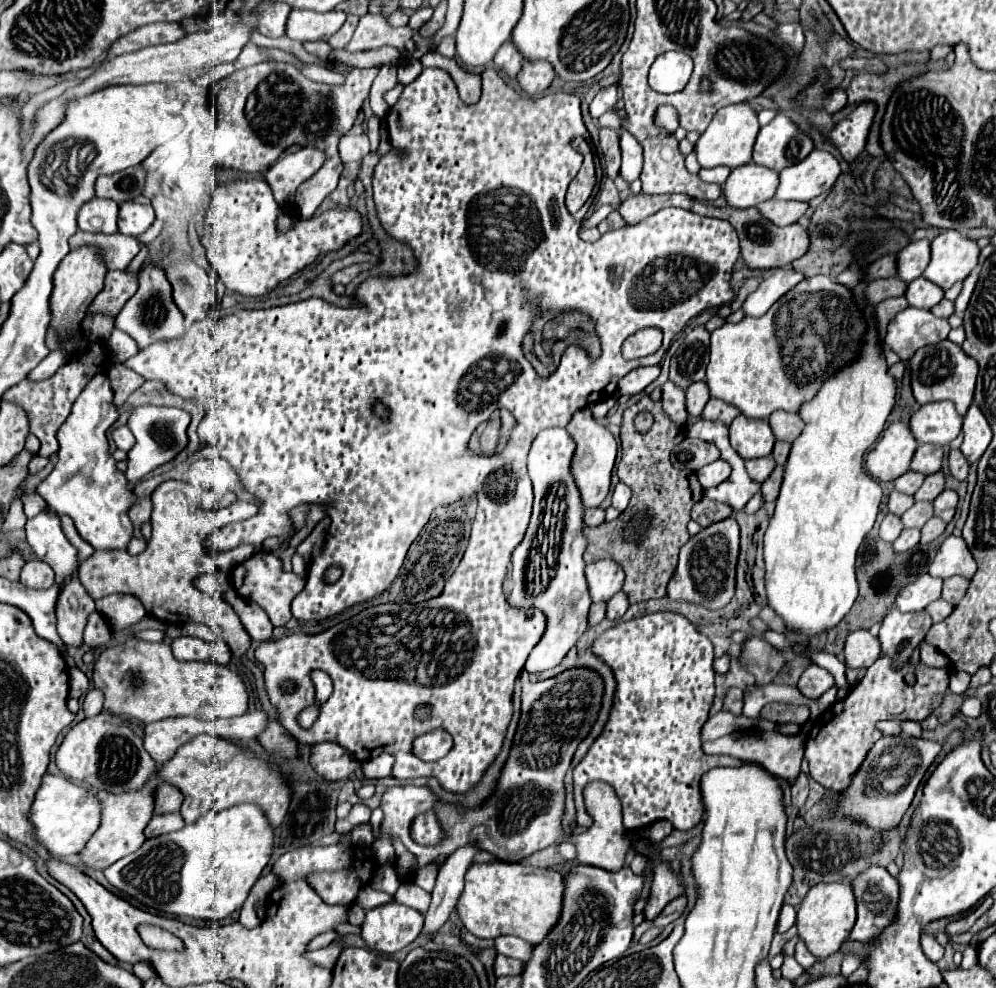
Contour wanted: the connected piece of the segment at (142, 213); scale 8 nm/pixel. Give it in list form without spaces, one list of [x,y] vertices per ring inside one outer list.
[[[120,203],[120,217],[118,217],[118,229],[124,235],[138,237],[154,223],[154,209],[152,205],[142,203]]]

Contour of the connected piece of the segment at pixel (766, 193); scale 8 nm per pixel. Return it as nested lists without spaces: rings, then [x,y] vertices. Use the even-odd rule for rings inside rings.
[[[750,161],[730,171],[728,181],[722,185],[722,193],[730,207],[746,209],[756,207],[766,199],[772,199],[776,187],[778,173]]]

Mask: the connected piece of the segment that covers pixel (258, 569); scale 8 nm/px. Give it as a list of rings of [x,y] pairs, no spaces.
[[[260,551],[254,557],[250,557],[248,561],[244,561],[242,565],[238,565],[232,573],[232,581],[234,581],[236,593],[242,595],[244,599],[258,603],[268,613],[274,627],[282,627],[292,619],[290,603],[306,584],[304,577],[296,577],[293,572],[286,573],[282,569],[282,559],[278,555],[274,555],[272,551]]]

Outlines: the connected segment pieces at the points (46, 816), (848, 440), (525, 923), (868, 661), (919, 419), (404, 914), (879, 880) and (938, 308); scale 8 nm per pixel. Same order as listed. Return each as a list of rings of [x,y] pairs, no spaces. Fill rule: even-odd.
[[[44,775],[36,799],[30,807],[30,825],[36,843],[46,849],[52,857],[68,857],[78,855],[92,833],[98,829],[100,823],[100,805],[94,799],[94,793],[86,787],[74,785],[72,781],[64,779],[62,775]]]
[[[874,329],[866,335],[866,347],[868,349],[856,363],[852,363],[852,367],[846,367],[824,381],[820,393],[802,405],[800,417],[806,427],[792,443],[790,457],[784,465],[784,481],[776,499],[776,509],[764,533],[768,607],[782,617],[786,625],[786,639],[800,645],[806,645],[812,637],[836,627],[852,609],[858,597],[858,581],[854,573],[856,553],[874,525],[882,499],[880,485],[866,471],[862,471],[862,457],[878,439],[886,417],[892,411],[896,383],[894,377],[888,375],[888,365],[880,355]]]
[[[496,859],[470,865],[456,911],[464,927],[480,939],[514,935],[536,945],[556,925],[562,909],[562,893],[564,883],[558,871]]]
[[[852,631],[844,645],[844,663],[852,669],[870,667],[880,655],[880,641],[868,631]]]
[[[950,401],[928,403],[910,417],[910,431],[920,445],[948,445],[952,439],[958,437],[960,429],[962,417],[956,413]]]
[[[396,901],[366,911],[362,939],[372,951],[392,955],[410,945],[422,931],[424,915]]]
[[[870,865],[852,881],[852,889],[856,898],[857,918],[854,925],[856,931],[852,931],[850,939],[870,941],[892,921],[896,913],[898,881],[886,871],[886,867]],[[872,927],[876,927],[876,931],[870,931]]]
[[[942,299],[938,305],[934,305],[932,309],[930,309],[936,317],[950,317],[952,313],[954,313],[954,303],[952,301],[948,301],[948,299]]]

